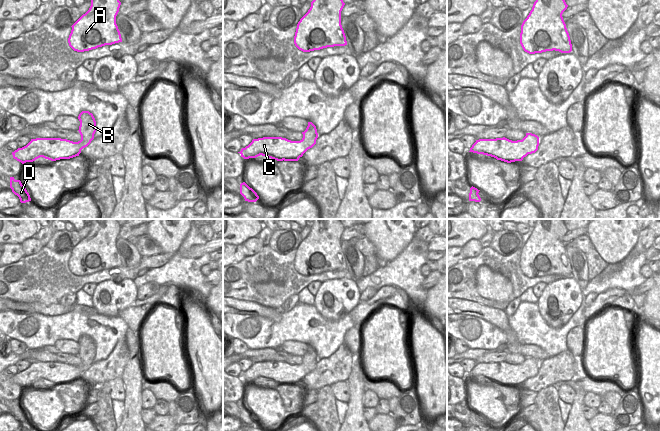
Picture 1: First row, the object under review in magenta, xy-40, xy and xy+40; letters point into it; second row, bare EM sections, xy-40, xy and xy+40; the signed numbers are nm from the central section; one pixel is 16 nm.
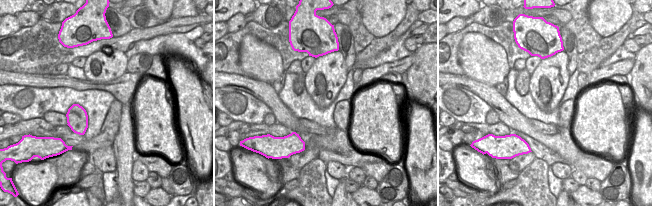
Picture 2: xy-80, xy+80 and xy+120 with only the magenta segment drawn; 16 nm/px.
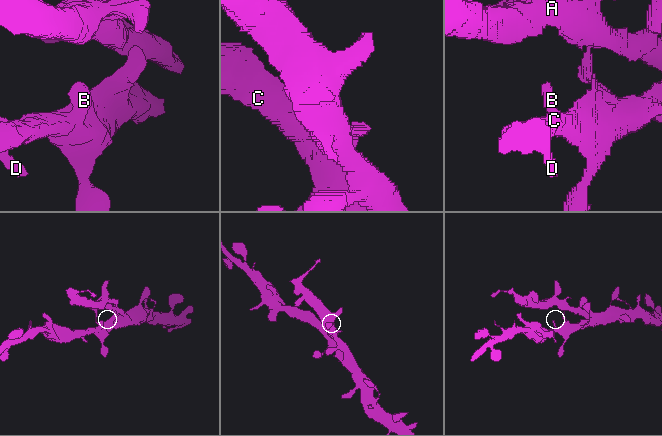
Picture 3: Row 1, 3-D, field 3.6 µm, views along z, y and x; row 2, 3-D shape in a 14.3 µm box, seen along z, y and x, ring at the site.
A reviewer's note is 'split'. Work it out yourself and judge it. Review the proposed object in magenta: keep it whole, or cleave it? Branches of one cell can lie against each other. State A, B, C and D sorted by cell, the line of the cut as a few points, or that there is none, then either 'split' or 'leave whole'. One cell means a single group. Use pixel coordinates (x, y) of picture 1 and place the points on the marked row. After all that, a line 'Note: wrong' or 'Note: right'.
groups A B C D; cut none; leave whole
Note: wrong

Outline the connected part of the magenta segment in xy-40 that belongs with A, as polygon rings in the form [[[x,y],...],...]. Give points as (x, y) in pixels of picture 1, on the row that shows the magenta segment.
[[[91,0],[89,10],[71,27],[69,46],[77,52],[122,42],[116,24],[119,0]]]

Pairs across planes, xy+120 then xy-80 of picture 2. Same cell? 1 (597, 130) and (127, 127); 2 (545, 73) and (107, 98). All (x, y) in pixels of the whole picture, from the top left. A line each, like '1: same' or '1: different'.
1: different
2: different

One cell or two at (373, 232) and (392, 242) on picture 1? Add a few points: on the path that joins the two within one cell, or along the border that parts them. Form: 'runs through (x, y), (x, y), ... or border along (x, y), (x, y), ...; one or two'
runs through (378, 232), (382, 232), (387, 237); one

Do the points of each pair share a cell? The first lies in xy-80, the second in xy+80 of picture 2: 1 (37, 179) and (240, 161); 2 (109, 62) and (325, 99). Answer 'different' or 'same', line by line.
1: same
2: same

